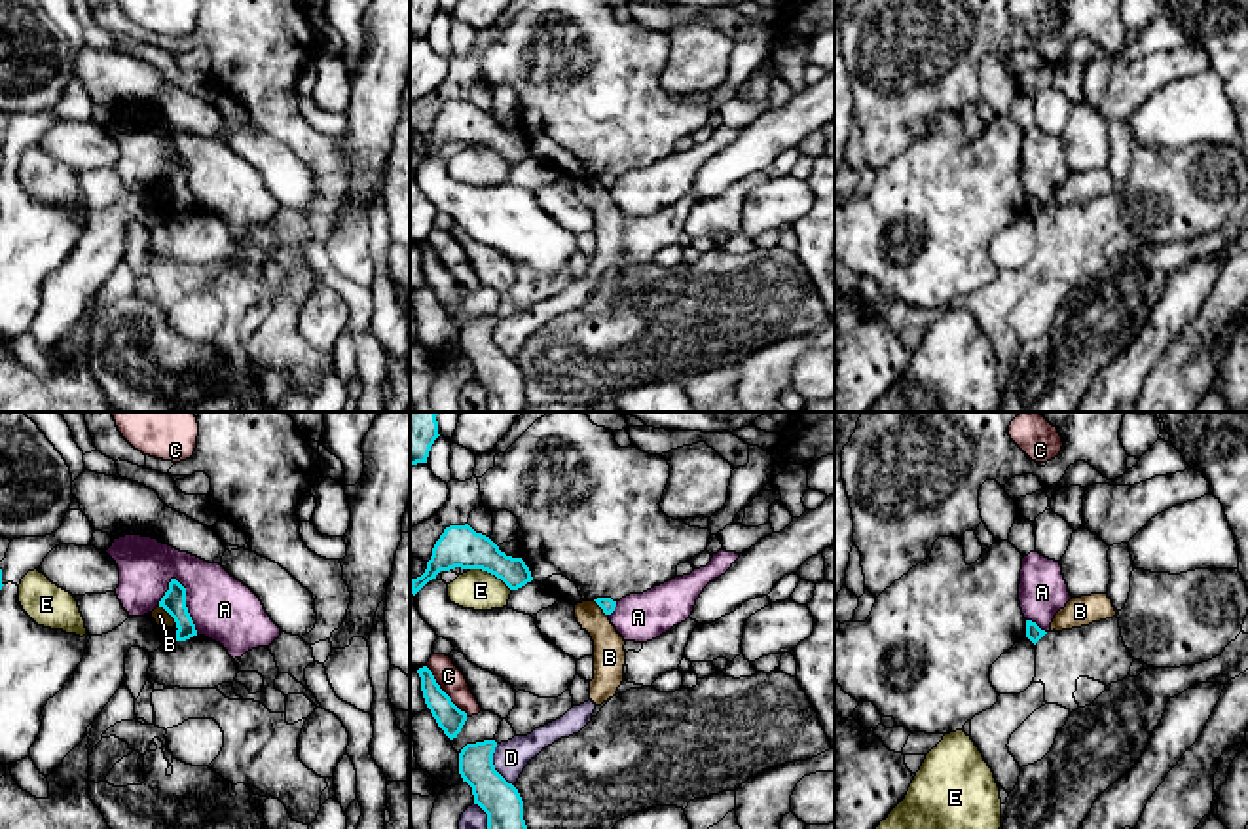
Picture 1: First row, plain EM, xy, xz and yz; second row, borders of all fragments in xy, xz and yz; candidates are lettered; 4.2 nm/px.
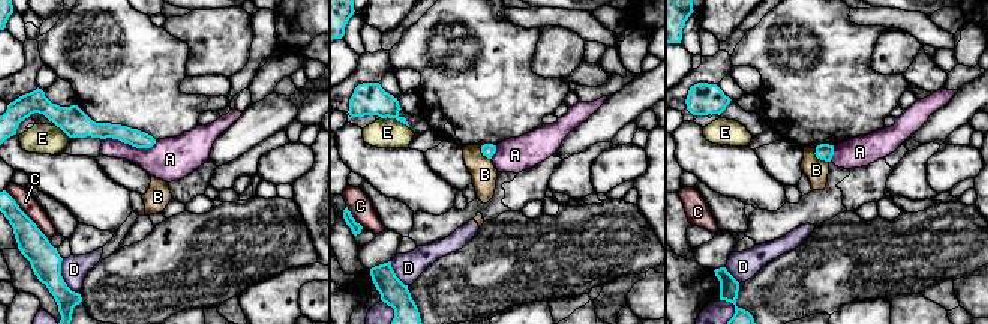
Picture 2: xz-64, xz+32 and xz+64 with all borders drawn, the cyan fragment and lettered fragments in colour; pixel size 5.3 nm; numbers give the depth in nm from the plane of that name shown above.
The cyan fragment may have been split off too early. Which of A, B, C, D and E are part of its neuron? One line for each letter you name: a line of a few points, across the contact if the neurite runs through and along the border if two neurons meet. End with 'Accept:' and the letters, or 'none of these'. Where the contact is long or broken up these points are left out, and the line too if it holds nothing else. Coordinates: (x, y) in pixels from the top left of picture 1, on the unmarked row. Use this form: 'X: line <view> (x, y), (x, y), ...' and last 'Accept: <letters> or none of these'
Accept: none of these

